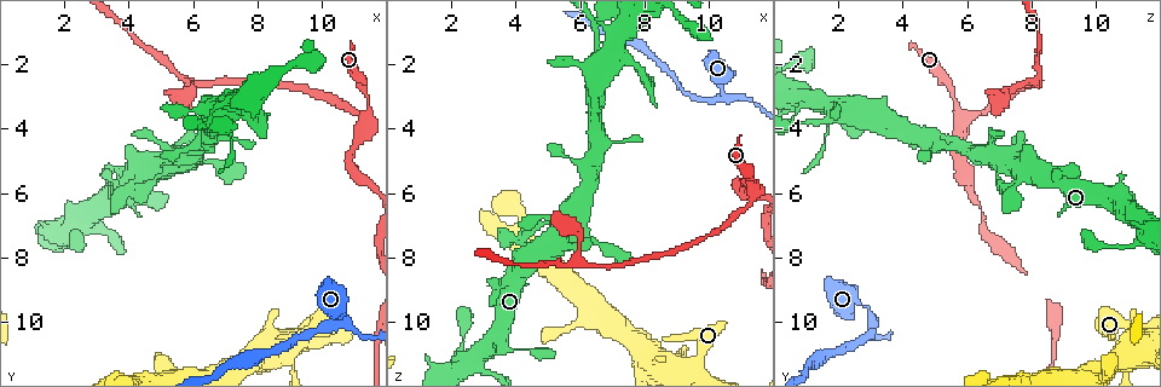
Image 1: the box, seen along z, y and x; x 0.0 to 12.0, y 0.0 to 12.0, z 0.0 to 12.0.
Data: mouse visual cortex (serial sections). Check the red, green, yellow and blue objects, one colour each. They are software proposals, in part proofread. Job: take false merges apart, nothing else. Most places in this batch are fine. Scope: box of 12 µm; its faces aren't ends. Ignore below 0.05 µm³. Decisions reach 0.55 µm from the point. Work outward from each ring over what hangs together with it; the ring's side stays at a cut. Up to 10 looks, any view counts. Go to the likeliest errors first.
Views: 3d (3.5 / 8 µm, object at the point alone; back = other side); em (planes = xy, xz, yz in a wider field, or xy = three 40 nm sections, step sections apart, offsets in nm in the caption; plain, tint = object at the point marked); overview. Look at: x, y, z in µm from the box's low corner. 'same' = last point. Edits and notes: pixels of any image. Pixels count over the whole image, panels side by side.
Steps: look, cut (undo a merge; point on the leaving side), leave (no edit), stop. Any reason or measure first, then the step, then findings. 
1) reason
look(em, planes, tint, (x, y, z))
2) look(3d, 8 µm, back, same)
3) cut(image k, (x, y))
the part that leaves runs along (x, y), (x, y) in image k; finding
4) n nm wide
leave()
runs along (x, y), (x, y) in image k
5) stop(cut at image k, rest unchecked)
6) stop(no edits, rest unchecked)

abrupt turn
look(3d, 3.5 µm, (11.4, 3.7, 5.8))

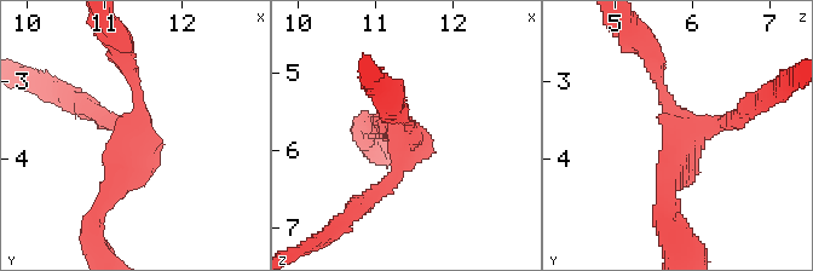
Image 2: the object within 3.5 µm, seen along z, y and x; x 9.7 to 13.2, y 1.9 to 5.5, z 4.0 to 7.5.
look(em, planes, tint, (11.35, 3.65, 5.85))

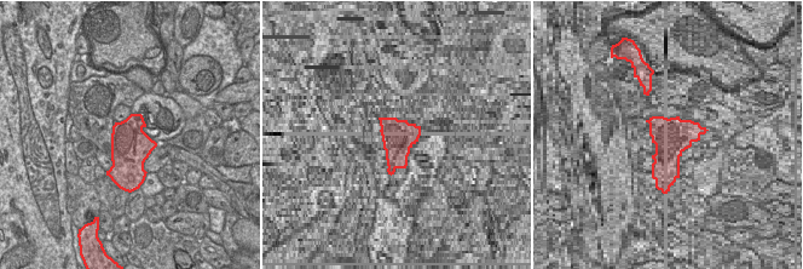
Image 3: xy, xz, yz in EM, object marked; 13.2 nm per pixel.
leave()
runs along (651, 58), (681, 130), (747, 110) in image 2; one cell here

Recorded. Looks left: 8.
narrows sharply
look(3d, 3.5 µm, back, (10.4, 9.8, 3.0))

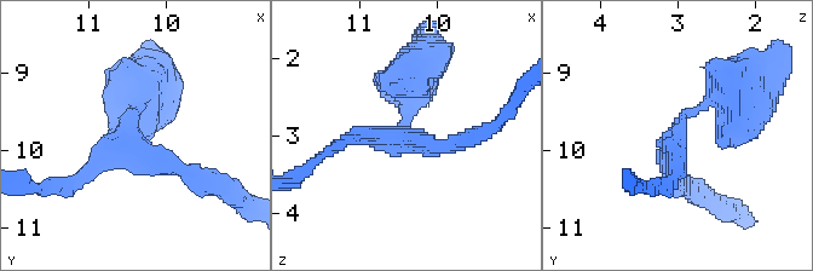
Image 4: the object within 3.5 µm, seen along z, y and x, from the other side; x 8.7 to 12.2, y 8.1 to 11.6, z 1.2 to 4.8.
3 arms; arms of 200, 200, 250 nm; now the EM
look(em, xy, step 2, tint, (10.45, 9.85, 3.05))

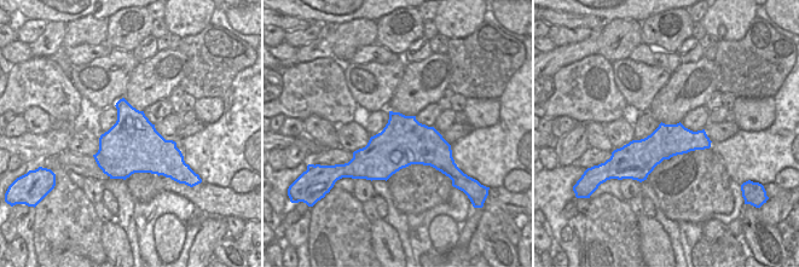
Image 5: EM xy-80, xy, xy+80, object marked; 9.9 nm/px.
leave()
runs along (139, 96), (132, 140), (199, 180) in image 4; continuous, no second cell

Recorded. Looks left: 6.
sharp bend
look(3d, 8 µm, (5.4, 4.7, 7.3))

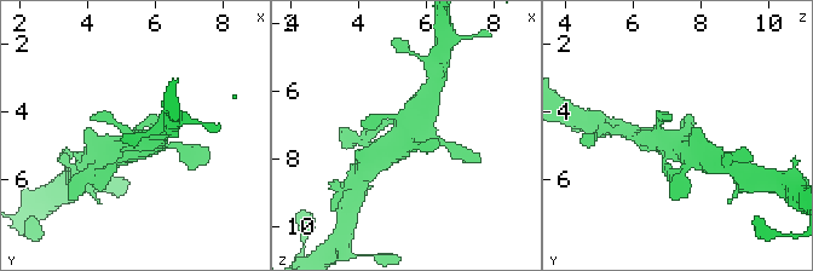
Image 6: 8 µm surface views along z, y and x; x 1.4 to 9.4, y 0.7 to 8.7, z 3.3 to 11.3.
now the EM
look(em, xy, step 5, tint, (5.4, 4.6, 7.4))

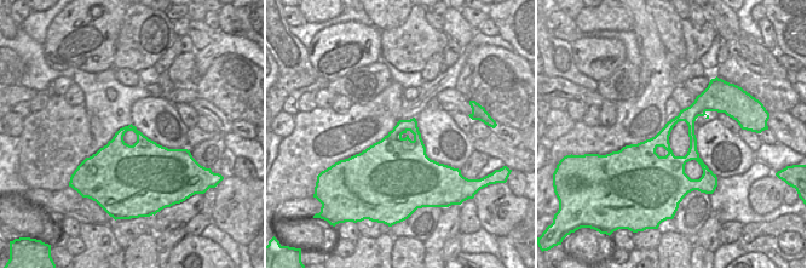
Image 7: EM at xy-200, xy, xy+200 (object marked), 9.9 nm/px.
leave()
runs along (384, 153), (416, 125), (428, 102) in image 6; one cell here

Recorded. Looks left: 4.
narrows sharply
look(3d, 3.5 µm, (6.7, 3.6, 1.7))

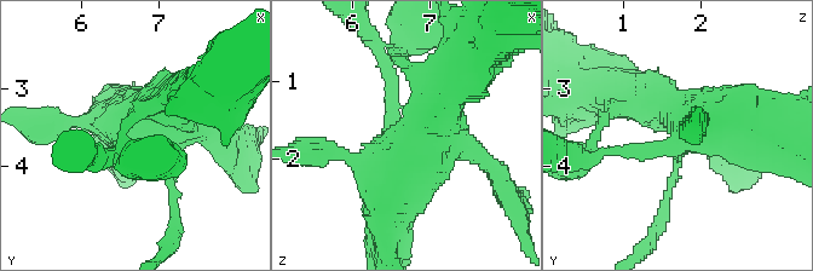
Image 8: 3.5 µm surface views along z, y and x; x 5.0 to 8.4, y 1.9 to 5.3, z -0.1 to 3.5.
shape alone is not enough
look(em, xy, step 3, tint, (6.60, 3.70, 1.70))

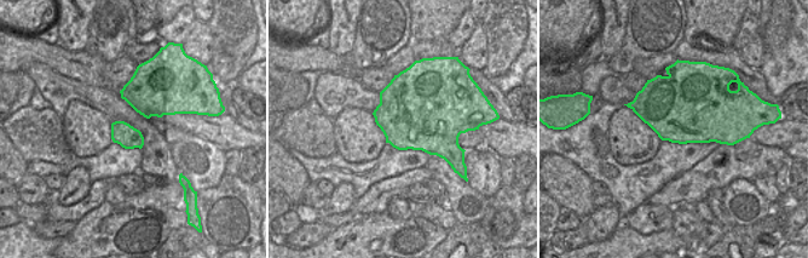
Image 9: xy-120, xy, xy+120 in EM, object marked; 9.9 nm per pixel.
leave()
runs along (391, 213), (421, 128), (461, 82) in image 8; one cell here

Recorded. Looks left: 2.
stop(no edits, rest unchecked)

